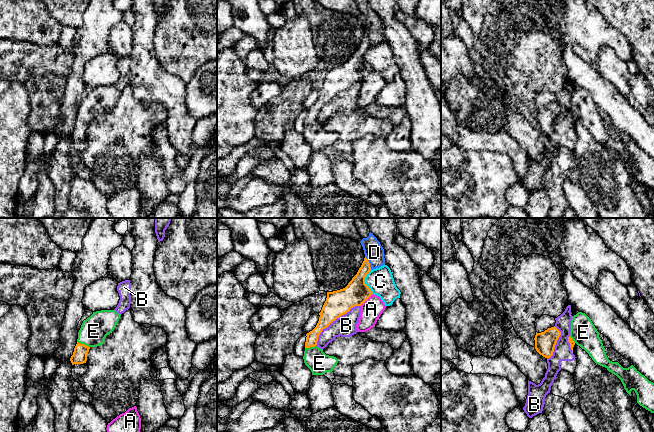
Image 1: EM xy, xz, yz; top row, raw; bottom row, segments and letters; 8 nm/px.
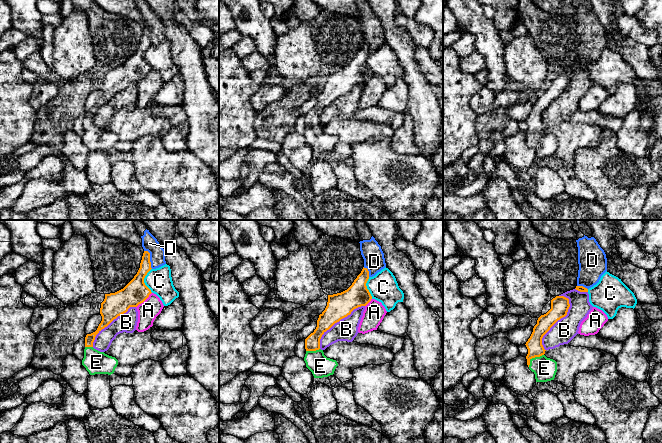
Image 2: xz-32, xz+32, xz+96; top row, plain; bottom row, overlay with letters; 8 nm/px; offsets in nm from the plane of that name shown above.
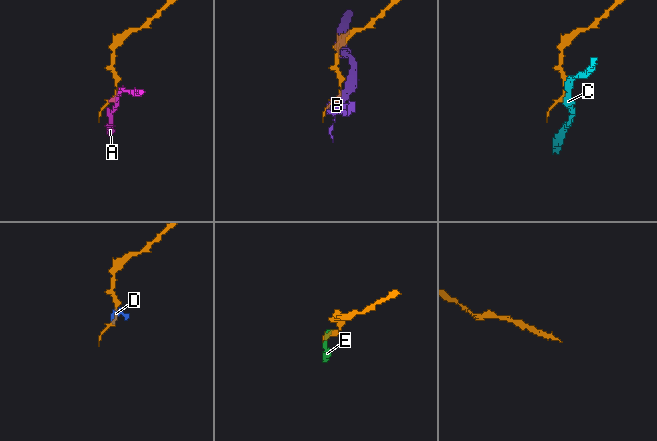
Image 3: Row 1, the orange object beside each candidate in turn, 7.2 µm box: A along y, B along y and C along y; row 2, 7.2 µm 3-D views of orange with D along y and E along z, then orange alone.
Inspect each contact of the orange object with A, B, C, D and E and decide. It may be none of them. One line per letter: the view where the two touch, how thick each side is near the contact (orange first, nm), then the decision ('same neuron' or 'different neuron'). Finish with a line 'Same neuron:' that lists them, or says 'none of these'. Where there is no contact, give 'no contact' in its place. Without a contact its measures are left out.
A: contact in xz; calibres 200 and 160 nm; different neuron
B: contact in xz; calibres 200 and 180 nm; different neuron
C: contact in xz; calibres 190 and 200 nm; different neuron
D: contact in xz; calibres 180 and 160 nm; different neuron
E: contact in xy; calibres 120 and 220 nm; same neuron
Same neuron: E

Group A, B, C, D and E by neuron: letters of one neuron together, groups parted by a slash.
A / B / C / D / E

